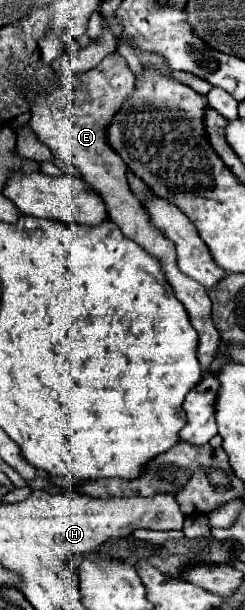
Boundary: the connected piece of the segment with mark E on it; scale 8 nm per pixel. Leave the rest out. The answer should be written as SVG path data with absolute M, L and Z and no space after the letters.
M113 52L105 56L91 72L87 74L75 74L68 69L68 60L63 59L63 70L55 72L58 80L57 88L45 96L31 96L33 106L31 106L31 128L37 134L37 138L49 146L49 150L65 160L71 166L77 166L81 170L83 180L103 198L109 218L121 228L121 232L141 244L149 254L161 260L163 270L167 274L169 284L175 288L175 296L179 302L183 302L185 310L189 312L193 328L199 332L199 364L201 372L207 374L211 362L217 358L217 350L221 346L219 332L215 330L211 322L211 300L207 296L207 290L195 282L193 278L185 276L175 262L175 248L169 240L163 238L159 230L155 230L149 224L149 218L143 210L143 204L131 194L125 172L127 164L123 158L109 146L107 140L107 130L113 122L113 116L119 112L123 102L135 92L135 74L129 70L127 60L119 54Z

